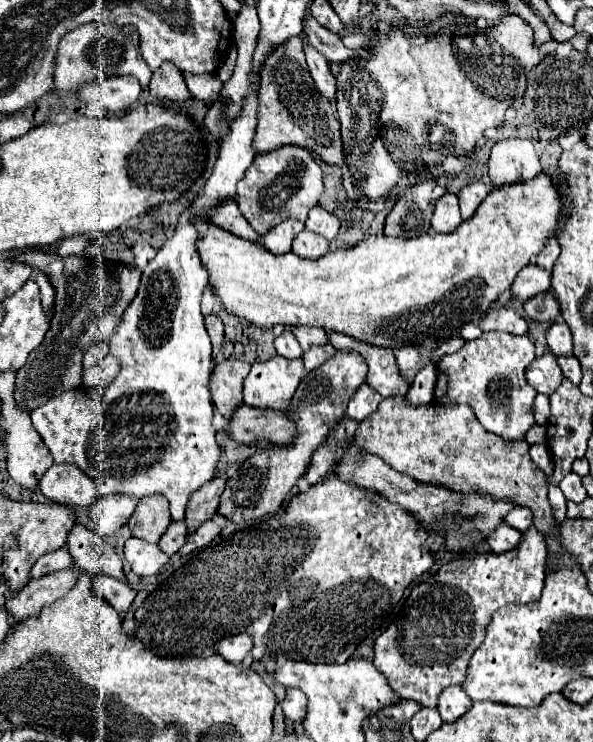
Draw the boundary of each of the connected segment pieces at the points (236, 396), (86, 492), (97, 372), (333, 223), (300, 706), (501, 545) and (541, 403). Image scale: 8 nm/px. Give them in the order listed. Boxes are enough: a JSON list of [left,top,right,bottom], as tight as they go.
[[210,358,250,418],[40,464,98,506],[82,355,120,388],[306,206,340,240],[282,688,306,722],[488,522,522,554],[534,394,550,424]]

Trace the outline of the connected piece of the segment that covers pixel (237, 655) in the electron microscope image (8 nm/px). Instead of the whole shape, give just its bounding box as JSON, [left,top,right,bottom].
[216,634,252,664]

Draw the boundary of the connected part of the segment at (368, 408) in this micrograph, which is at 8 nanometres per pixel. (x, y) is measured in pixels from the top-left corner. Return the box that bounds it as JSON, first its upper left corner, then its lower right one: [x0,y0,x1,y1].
[346,384,382,422]

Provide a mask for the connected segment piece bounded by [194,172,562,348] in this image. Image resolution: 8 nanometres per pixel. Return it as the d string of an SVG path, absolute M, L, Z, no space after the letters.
M540 172L530 180L504 184L496 192L490 192L476 214L470 220L464 220L454 232L430 232L420 238L368 236L354 248L332 250L324 258L314 260L298 258L292 252L274 256L262 244L248 242L204 218L194 218L194 226L198 230L196 248L210 276L208 284L228 314L264 330L276 324L286 328L318 326L372 346L402 348L444 342L446 338L458 336L466 322L480 320L498 294L512 286L516 274L532 264L540 250L544 250L548 238L558 230L560 214L562 194L552 176Z

